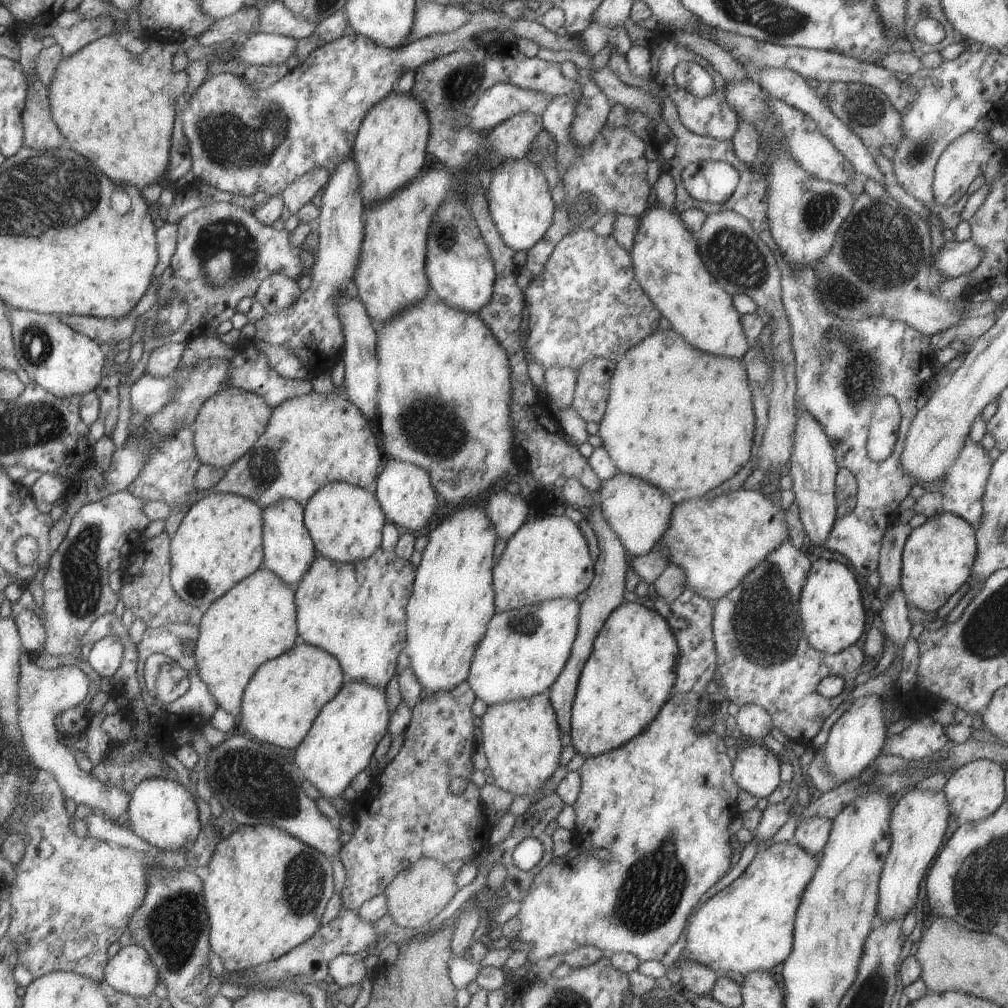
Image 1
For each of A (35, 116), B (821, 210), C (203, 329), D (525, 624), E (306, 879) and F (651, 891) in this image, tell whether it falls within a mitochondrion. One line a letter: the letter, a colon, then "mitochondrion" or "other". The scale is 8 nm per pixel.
A: other
B: mitochondrion
C: other
D: mitochondrion
E: mitochondrion
F: mitochondrion

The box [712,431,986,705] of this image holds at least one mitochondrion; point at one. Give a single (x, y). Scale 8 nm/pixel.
(762, 625)

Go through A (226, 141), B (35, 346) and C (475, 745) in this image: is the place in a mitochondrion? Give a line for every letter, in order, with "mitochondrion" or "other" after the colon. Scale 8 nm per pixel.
A: mitochondrion
B: mitochondrion
C: other

